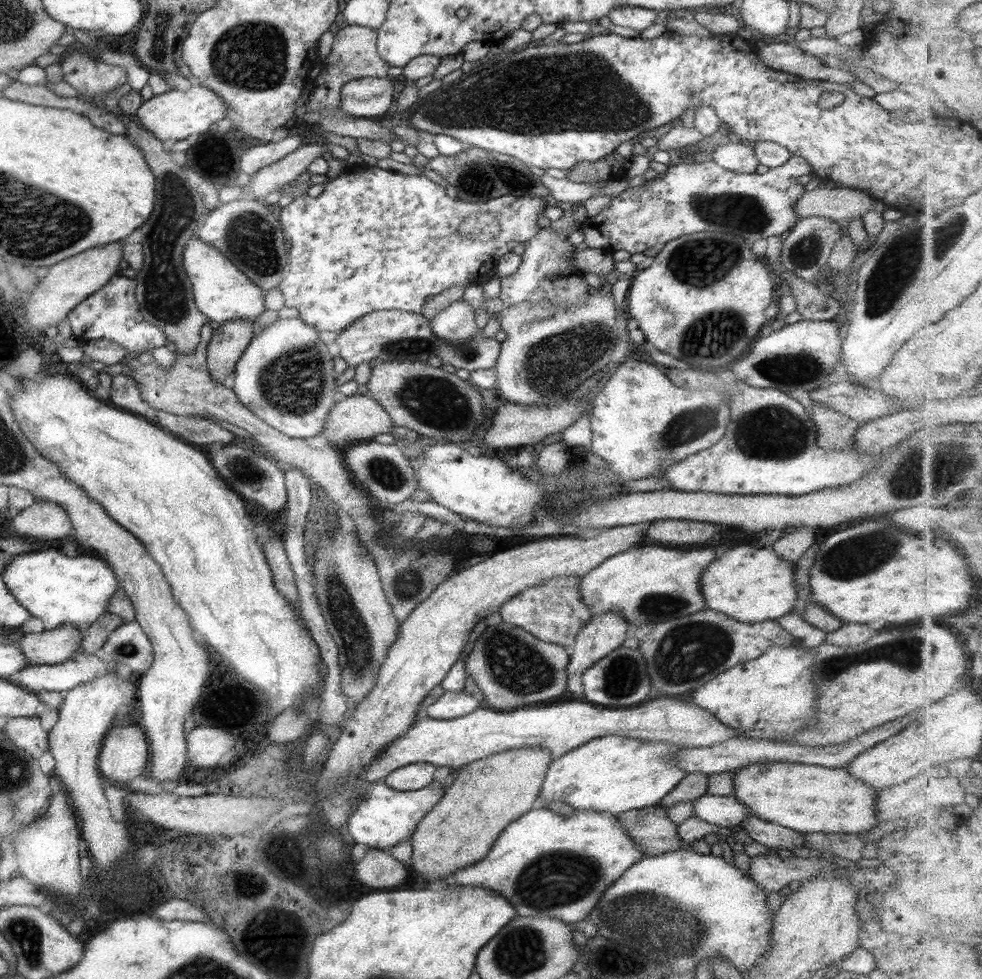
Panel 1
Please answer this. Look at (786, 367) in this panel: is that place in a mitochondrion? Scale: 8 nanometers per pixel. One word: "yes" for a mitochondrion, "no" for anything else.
yes

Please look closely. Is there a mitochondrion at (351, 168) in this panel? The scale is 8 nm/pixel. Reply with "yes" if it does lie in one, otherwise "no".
no

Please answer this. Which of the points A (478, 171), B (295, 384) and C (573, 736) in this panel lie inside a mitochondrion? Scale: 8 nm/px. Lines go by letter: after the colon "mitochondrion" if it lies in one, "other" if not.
A: mitochondrion
B: mitochondrion
C: other

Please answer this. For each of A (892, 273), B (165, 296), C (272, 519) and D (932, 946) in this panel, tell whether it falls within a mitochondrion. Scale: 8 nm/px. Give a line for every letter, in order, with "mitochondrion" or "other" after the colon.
A: mitochondrion
B: mitochondrion
C: other
D: other

